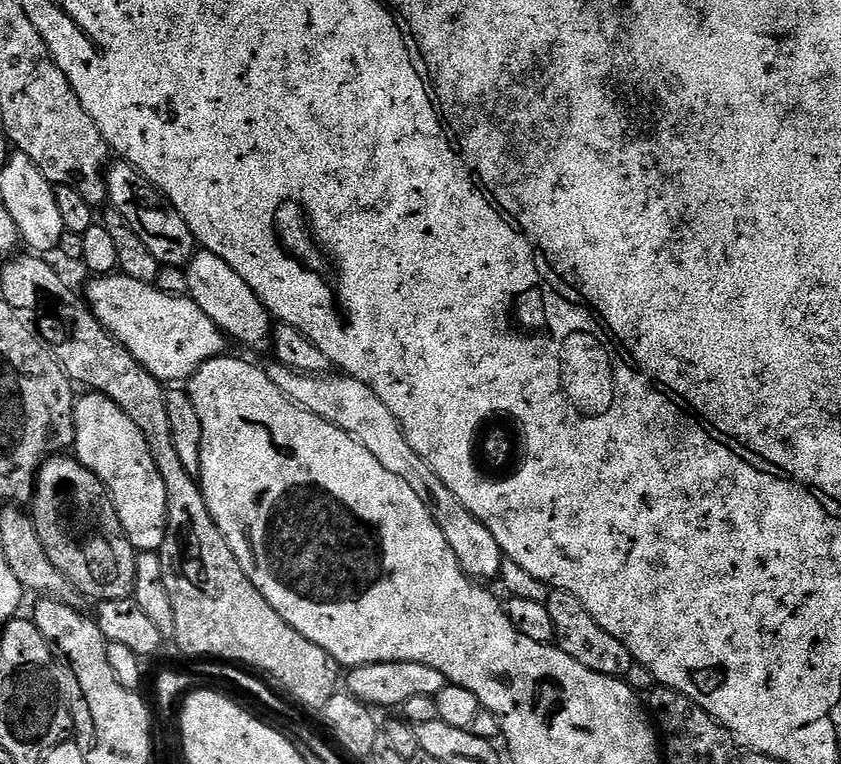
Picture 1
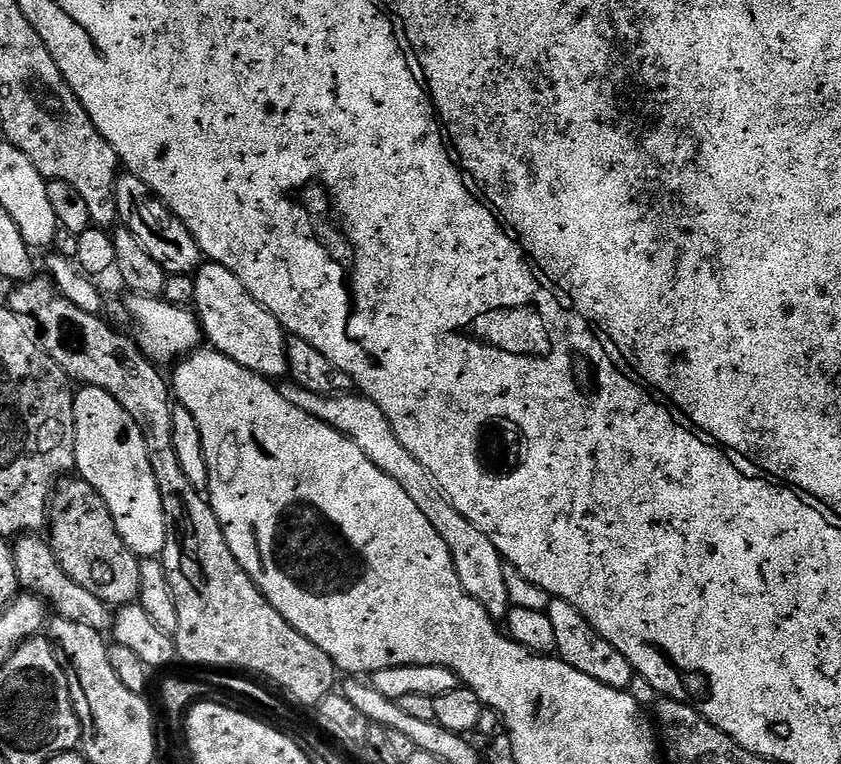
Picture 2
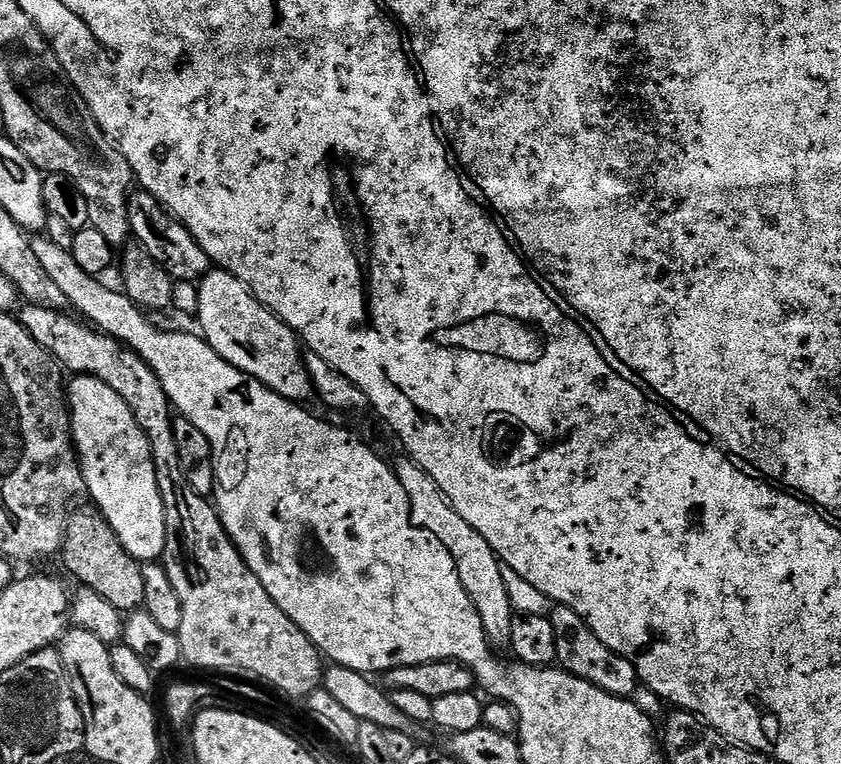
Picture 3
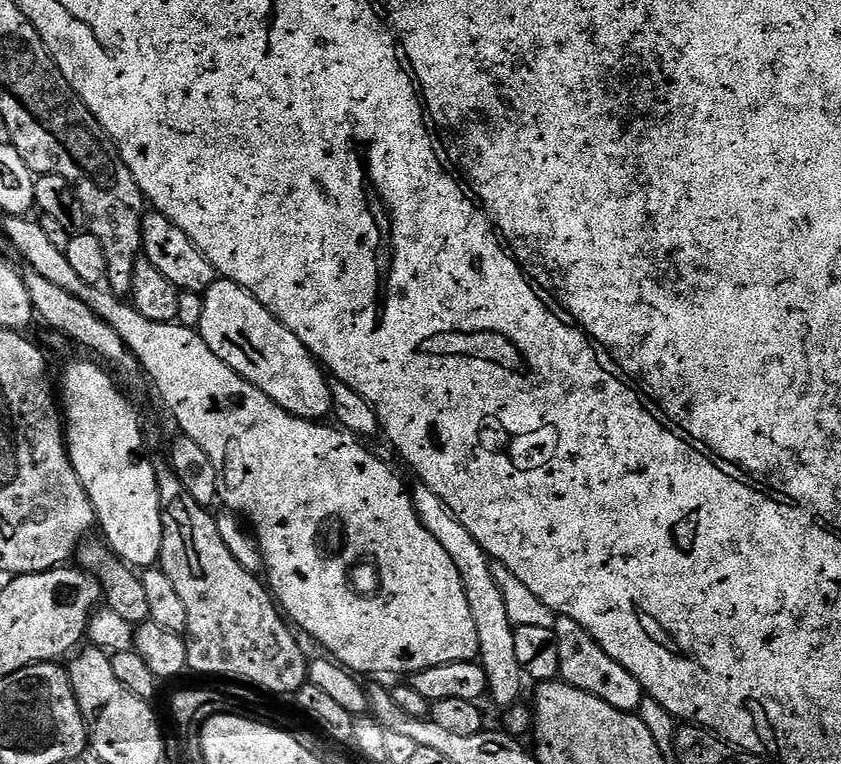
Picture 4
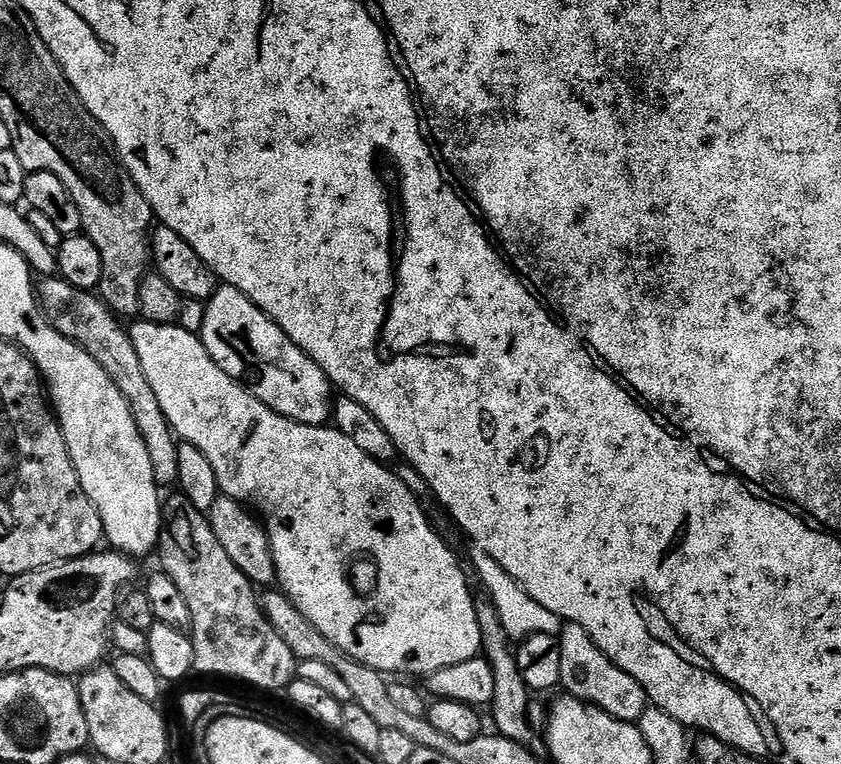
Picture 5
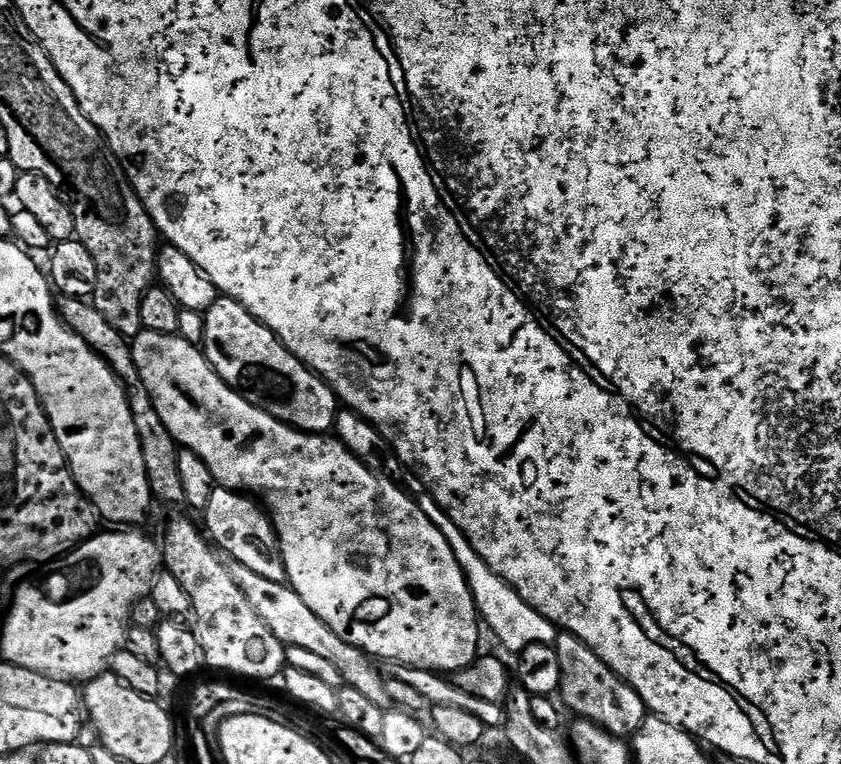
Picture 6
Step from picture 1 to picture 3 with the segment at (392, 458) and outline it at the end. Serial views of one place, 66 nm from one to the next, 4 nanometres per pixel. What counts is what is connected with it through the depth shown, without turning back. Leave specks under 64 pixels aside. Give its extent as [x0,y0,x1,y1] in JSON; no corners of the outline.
[395,458,514,649]

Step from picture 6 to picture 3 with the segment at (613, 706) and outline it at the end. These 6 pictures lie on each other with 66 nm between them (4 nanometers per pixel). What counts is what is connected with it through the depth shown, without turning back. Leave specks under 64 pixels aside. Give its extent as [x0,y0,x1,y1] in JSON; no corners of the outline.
[550,607,638,697]

